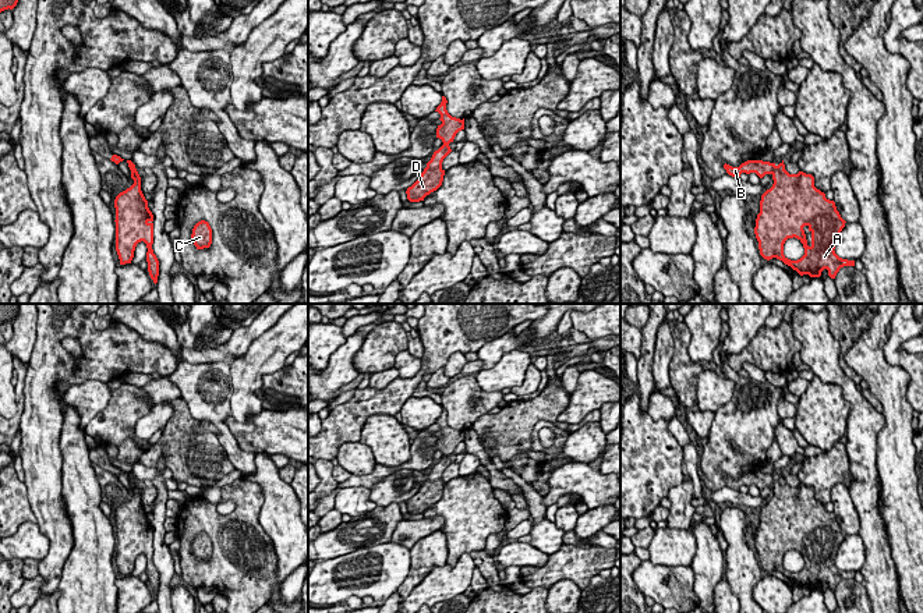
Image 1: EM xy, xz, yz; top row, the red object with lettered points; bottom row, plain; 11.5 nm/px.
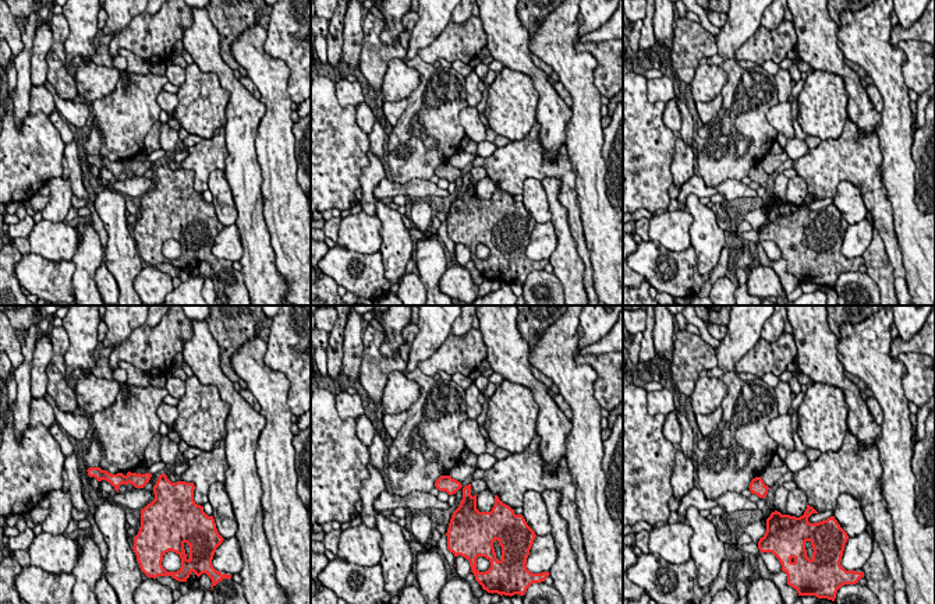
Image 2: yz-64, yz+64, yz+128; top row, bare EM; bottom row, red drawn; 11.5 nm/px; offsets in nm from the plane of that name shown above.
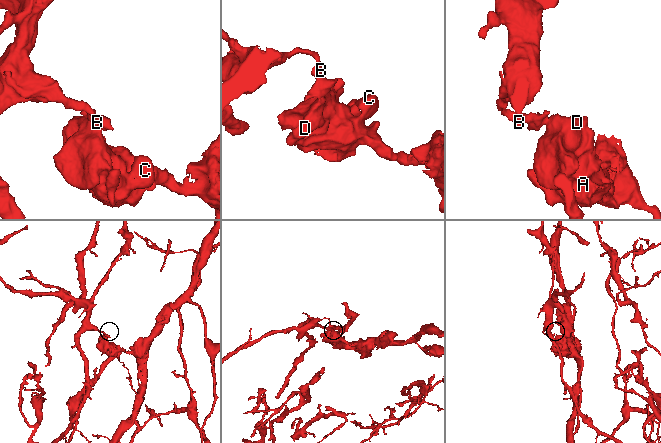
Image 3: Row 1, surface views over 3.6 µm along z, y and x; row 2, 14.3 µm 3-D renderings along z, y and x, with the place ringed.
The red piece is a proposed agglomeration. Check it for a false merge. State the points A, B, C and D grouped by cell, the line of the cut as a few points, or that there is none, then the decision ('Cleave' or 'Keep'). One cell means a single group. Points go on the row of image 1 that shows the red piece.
Groups: A C D / B. Split along yz (775, 166), (771, 173). Cleave

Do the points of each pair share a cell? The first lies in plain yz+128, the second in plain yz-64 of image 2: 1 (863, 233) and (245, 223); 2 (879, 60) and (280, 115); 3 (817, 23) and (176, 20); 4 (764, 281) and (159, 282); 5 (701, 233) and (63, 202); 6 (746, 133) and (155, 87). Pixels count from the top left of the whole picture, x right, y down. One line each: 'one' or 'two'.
1: two
2: one
3: two
4: one
5: two
6: one

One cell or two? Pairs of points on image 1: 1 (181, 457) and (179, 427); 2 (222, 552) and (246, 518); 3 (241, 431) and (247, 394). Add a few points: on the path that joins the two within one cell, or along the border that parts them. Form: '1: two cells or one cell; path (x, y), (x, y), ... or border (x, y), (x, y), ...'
1: one cell; path (181, 450), (179, 433)
2: one cell; path (230, 544), (233, 541), (233, 530), (237, 527)
3: two cells; border (264, 408), (244, 421), (236, 421), (230, 415)

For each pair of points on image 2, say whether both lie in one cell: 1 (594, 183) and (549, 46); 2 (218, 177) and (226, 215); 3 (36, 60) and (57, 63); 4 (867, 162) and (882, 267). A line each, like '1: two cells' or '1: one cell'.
1: one cell
2: one cell
3: two cells
4: two cells

